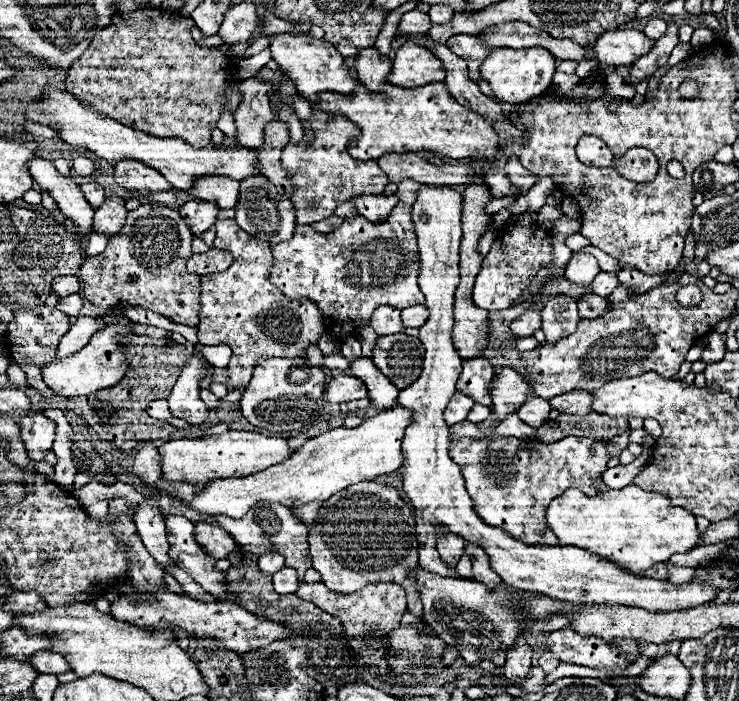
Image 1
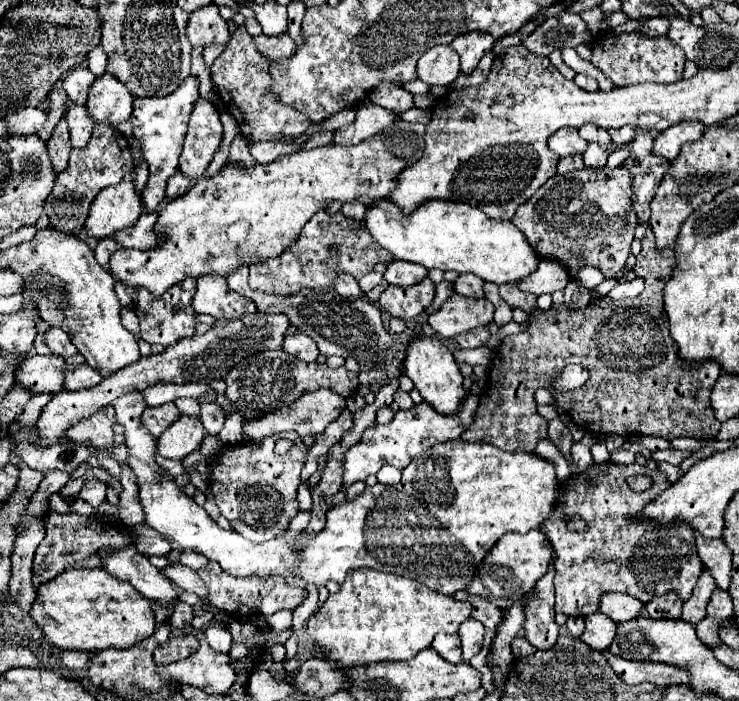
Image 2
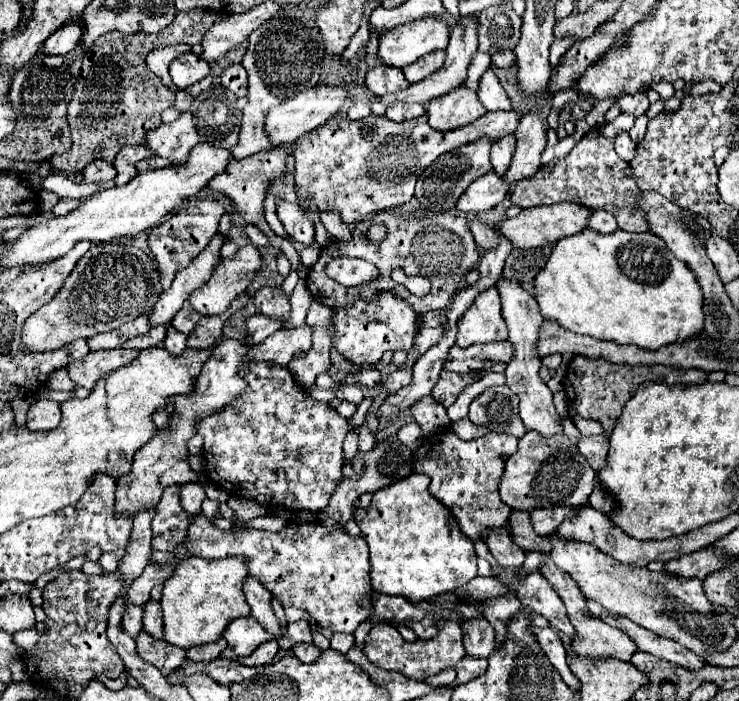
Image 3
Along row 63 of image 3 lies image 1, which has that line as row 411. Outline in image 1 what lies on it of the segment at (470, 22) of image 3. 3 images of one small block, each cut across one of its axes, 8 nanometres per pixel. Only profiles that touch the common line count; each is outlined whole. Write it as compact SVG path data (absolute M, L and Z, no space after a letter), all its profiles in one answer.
M456 392L448 404L448 408L444 410L444 420L448 426L454 426L458 422L464 422L468 412L472 410L474 406L474 400L462 392Z

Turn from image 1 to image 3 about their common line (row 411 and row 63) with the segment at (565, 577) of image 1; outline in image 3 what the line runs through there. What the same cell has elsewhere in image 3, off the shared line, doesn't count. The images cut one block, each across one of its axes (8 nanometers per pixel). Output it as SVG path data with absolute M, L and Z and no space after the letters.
M436 50L436 52L428 54L428 56L424 56L424 58L416 60L416 62L412 62L412 64L404 66L402 72L404 72L408 82L420 82L426 76L430 76L432 72L440 70L444 66L444 60L446 60L446 52L444 50Z

